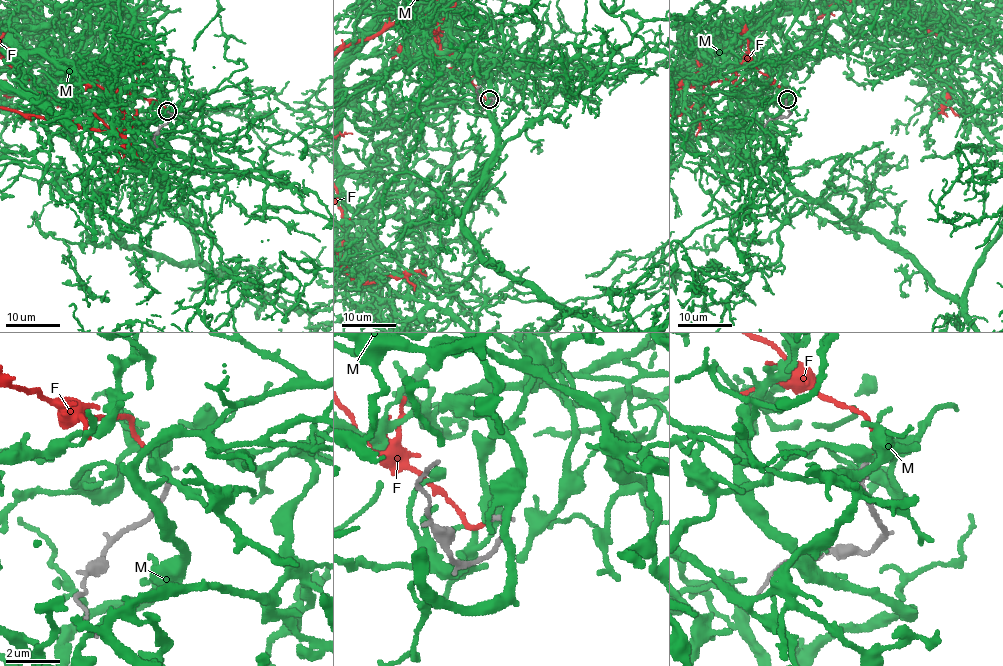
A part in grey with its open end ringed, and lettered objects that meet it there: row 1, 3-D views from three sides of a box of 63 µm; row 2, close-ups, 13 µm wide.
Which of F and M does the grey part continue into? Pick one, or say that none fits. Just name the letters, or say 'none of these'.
F

